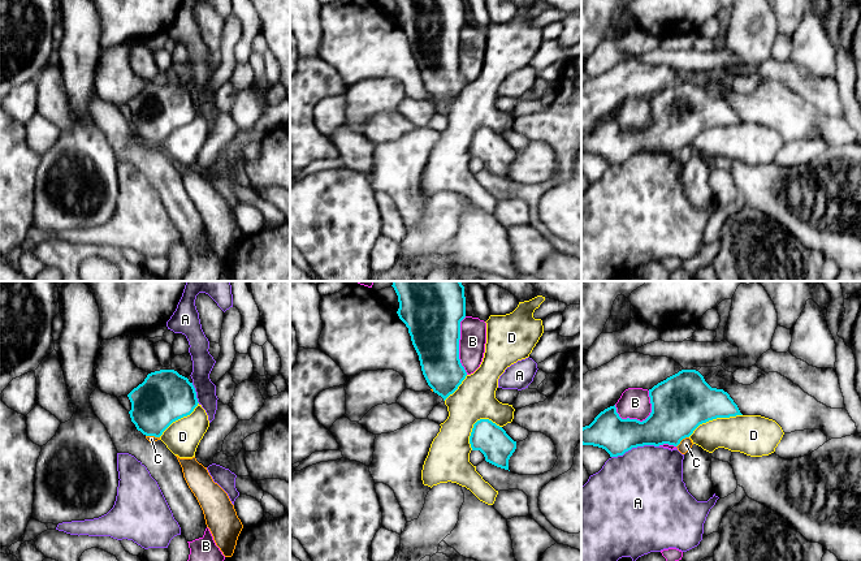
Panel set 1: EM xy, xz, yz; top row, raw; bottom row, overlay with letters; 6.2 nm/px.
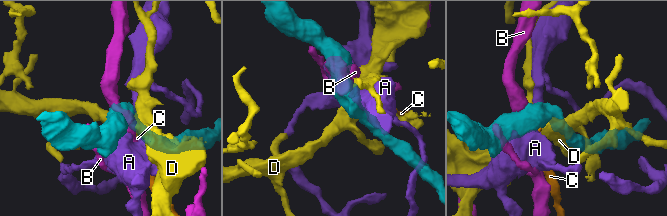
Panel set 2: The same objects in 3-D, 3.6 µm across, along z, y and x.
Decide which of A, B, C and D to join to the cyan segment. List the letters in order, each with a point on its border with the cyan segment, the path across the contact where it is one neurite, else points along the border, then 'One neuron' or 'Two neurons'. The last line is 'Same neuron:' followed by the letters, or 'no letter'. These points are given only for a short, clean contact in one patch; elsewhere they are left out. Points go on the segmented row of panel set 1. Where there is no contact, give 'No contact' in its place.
A: Touches cyan at yz (635, 447). Two neurons
B: Touches cyan at yz (647, 418). Two neurons
C: Touches cyan at yz (682, 439). Boundary: yz (688, 436), (676, 447). Two neurons
D: Touches cyan at yz (714, 418). Two neurons
Same neuron: no letter

